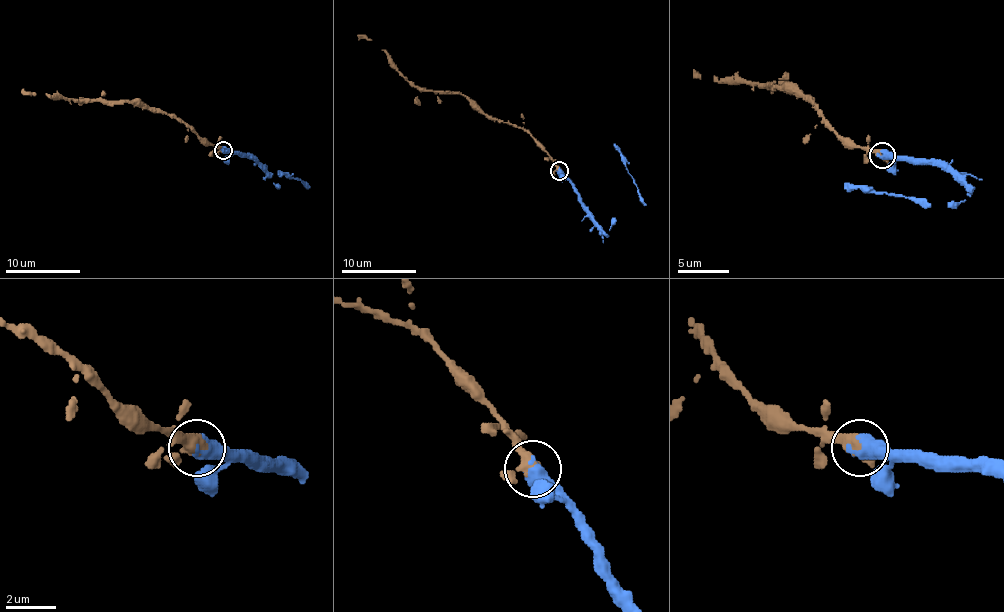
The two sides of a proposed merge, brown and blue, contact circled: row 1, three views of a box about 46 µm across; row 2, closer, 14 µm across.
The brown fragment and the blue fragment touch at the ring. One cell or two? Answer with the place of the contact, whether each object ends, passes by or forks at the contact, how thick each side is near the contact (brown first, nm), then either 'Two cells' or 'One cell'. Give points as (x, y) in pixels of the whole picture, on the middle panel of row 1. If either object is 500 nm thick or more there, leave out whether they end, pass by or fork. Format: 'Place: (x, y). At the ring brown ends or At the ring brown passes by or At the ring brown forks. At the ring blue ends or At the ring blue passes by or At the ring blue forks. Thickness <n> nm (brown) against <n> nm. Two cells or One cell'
Place: (559, 171). Thickness 440 nm (brown) against 650 nm. One cell

